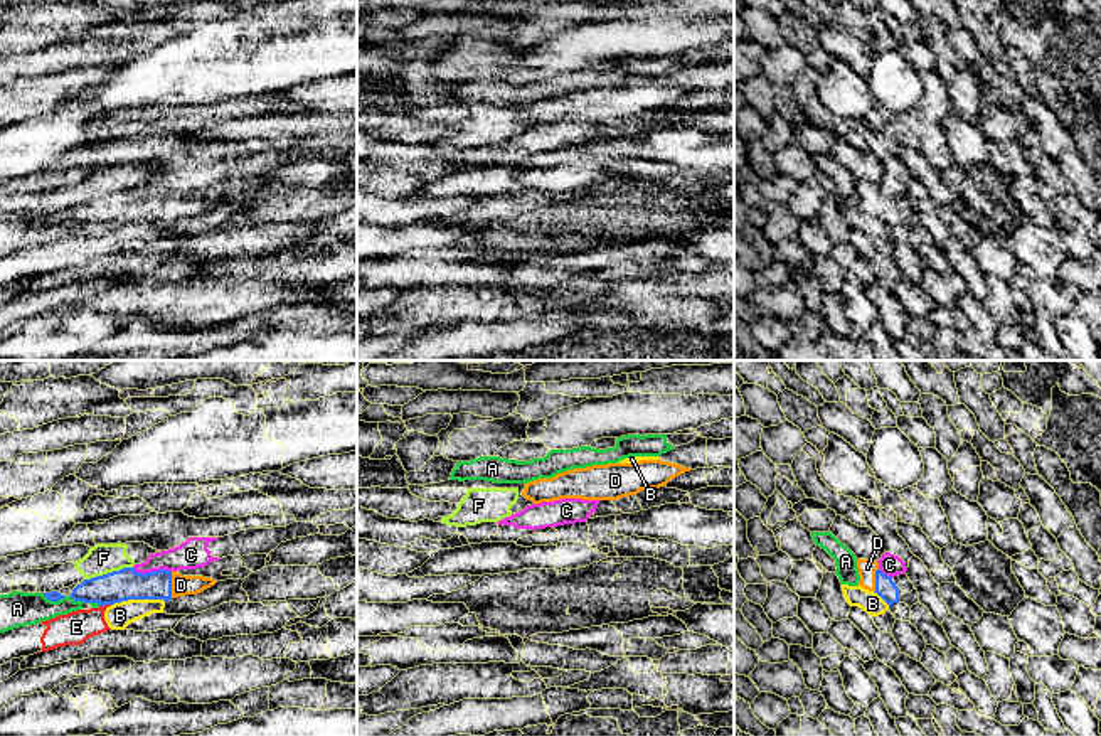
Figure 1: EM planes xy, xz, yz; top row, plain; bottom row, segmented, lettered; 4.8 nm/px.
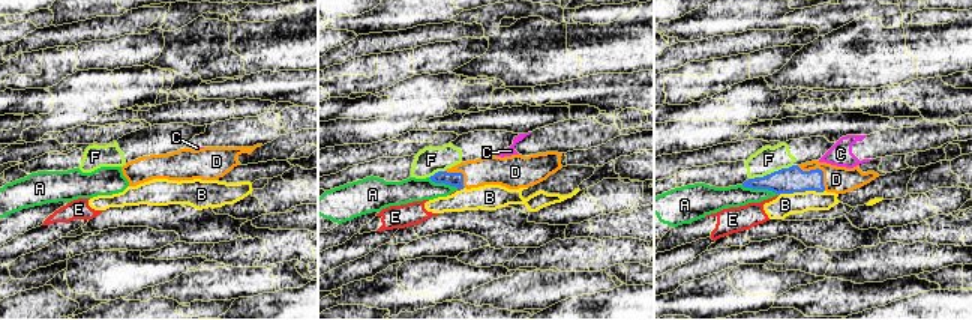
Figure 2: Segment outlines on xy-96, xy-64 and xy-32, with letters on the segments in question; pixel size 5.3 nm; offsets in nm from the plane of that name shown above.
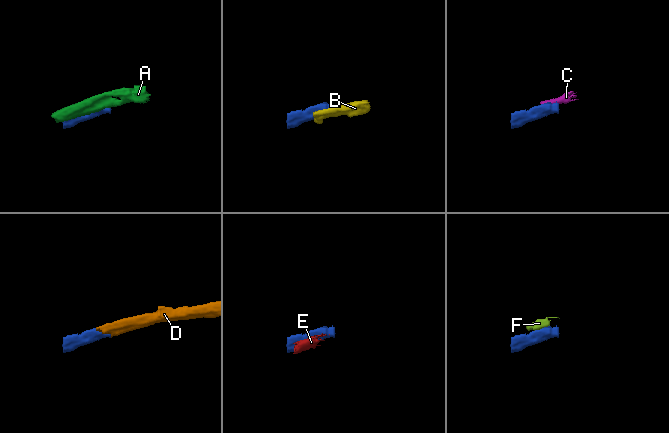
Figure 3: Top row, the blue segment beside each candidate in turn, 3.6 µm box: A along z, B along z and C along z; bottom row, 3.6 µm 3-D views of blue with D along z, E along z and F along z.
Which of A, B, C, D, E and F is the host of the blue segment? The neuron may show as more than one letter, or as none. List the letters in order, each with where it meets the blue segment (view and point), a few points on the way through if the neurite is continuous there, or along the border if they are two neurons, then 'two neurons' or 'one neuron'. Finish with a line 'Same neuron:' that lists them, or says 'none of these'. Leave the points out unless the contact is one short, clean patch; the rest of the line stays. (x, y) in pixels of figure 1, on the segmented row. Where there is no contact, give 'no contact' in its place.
A: meets blue in xy at (78, 600); two neurons
B: meets blue in xy at (137, 598); border along xy (164, 600), (122, 600), (111, 605); two neurons
C: meets blue in xy at (152, 571); border along xy (133, 566), (142, 573), (170, 570); two neurons
D: meets blue in xy at (170, 585); runs through xy (123, 585), (170, 585), (180, 585); one neuron
E: meets blue in xy at (105, 603); two neurons
F: meets blue in xy at (108, 573); border along xy (132, 566), (85, 580); two neurons
Same neuron: D

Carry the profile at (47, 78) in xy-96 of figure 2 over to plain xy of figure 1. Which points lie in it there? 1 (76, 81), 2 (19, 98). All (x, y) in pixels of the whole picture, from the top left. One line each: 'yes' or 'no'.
1: yes
2: yes

